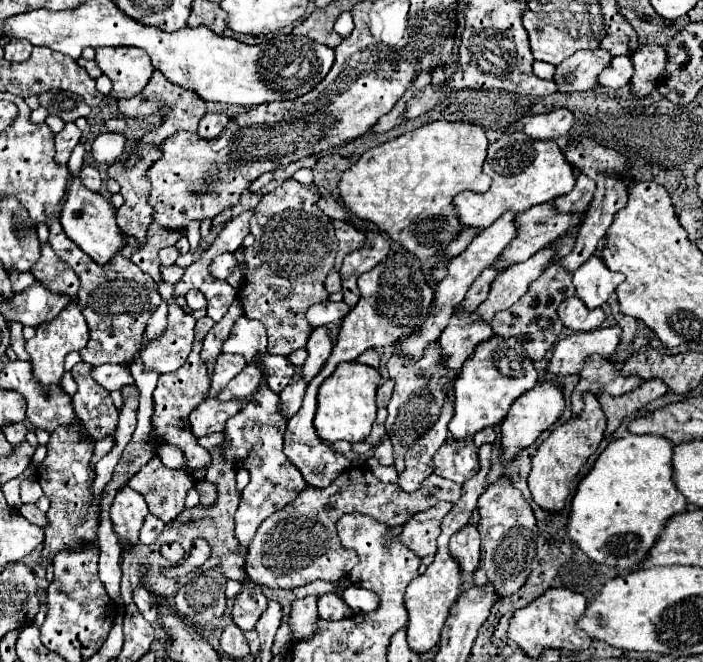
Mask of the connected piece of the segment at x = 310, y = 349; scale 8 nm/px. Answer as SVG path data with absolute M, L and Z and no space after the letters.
M317 327L313 329L309 341L307 341L307 359L303 363L303 369L301 369L301 379L305 383L309 383L325 365L331 349L333 349L333 339L327 331L327 327Z

